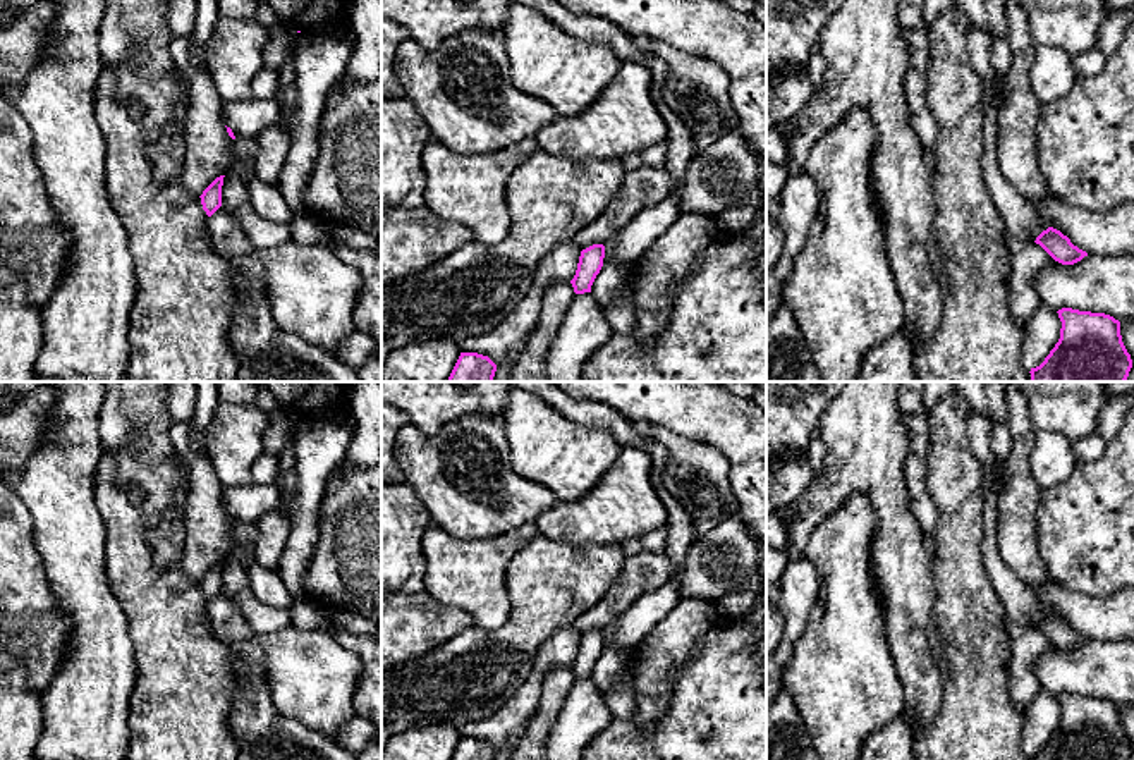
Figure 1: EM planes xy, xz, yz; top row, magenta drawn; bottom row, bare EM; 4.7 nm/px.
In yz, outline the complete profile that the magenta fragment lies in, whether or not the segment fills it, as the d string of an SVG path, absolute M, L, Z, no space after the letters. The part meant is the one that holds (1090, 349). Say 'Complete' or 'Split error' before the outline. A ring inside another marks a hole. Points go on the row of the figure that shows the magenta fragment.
Complete. M1062 308L1060 339L1029 382L1125 382L1132 368L1120 322L1105 313Z

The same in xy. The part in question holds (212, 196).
Complete. M225 175L216 177L199 196L203 210L208 217L211 217L222 206L223 177Z

